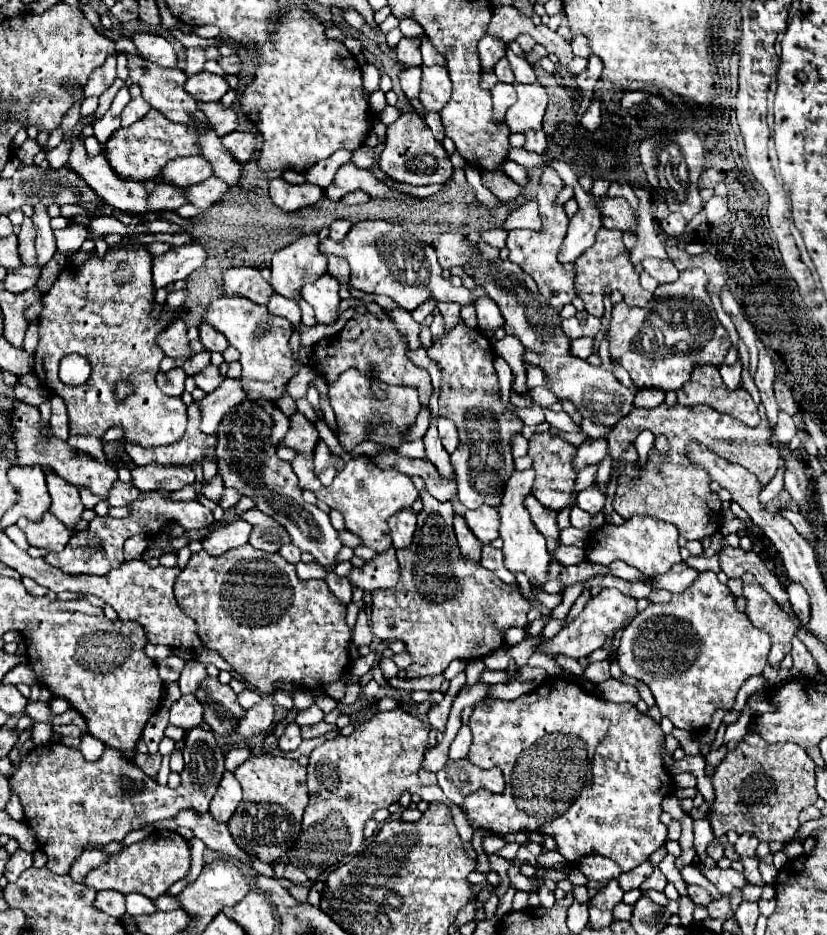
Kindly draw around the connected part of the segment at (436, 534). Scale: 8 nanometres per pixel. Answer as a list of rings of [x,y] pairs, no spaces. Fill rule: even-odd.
[[[421,490],[421,500],[423,500],[423,510],[417,514],[417,530],[415,530],[415,538],[413,538],[413,544],[407,548],[407,550],[399,550],[397,552],[397,560],[399,560],[399,568],[401,568],[401,578],[399,578],[399,584],[391,590],[375,590],[373,592],[373,610],[371,610],[371,626],[373,626],[373,634],[377,638],[397,638],[401,640],[405,646],[407,646],[407,652],[411,654],[411,660],[413,664],[407,668],[407,678],[421,678],[421,676],[431,676],[431,674],[441,674],[449,662],[453,662],[455,658],[459,660],[473,660],[473,658],[479,658],[479,656],[487,656],[491,652],[495,652],[501,644],[503,644],[503,636],[501,636],[501,630],[509,628],[509,626],[525,626],[527,624],[527,612],[531,608],[531,604],[521,596],[521,592],[515,588],[515,586],[509,586],[505,582],[501,582],[493,572],[487,570],[487,574],[481,574],[483,566],[473,566],[469,562],[465,562],[461,558],[461,552],[459,552],[459,546],[457,546],[457,540],[455,540],[455,532],[453,532],[453,506],[451,502],[439,502],[437,498],[433,498],[427,490]]]

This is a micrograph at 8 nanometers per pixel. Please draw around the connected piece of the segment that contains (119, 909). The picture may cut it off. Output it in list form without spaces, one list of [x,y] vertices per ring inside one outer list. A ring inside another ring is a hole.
[[[103,890],[103,892],[97,892],[95,906],[99,910],[103,910],[105,914],[111,914],[113,918],[123,918],[127,912],[123,906],[123,898],[125,898],[125,894],[119,894],[113,890]]]

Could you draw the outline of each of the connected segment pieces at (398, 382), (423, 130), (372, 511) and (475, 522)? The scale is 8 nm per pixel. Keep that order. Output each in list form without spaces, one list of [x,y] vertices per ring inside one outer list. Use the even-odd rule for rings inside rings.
[[[371,312],[365,314],[357,314],[351,320],[347,320],[347,324],[343,326],[343,330],[333,336],[333,338],[321,338],[311,352],[311,368],[321,374],[325,378],[327,384],[331,384],[335,378],[339,378],[341,372],[355,368],[361,374],[367,374],[371,378],[371,394],[375,394],[375,398],[383,398],[383,388],[379,384],[389,384],[389,386],[415,386],[415,390],[419,392],[419,402],[421,408],[429,408],[429,400],[433,394],[433,386],[431,386],[431,378],[429,372],[425,368],[415,366],[409,358],[409,346],[405,342],[405,336],[401,336],[397,330],[387,328],[383,322],[391,322],[391,316],[387,312],[383,312],[383,318],[377,318]],[[379,338],[387,338],[385,342],[379,342]]]
[[[405,112],[391,126],[387,126],[385,150],[379,158],[379,166],[389,178],[395,178],[395,182],[405,182],[413,186],[443,184],[449,182],[453,176],[453,164],[449,160],[449,154],[433,138],[433,132],[425,124],[423,116],[419,116],[417,112]]]
[[[297,456],[291,462],[291,466],[293,466],[295,474],[299,476],[301,490],[311,490],[317,496],[317,500],[323,500],[331,510],[339,510],[345,518],[347,530],[361,536],[365,546],[373,548],[375,552],[383,552],[383,550],[389,550],[393,546],[387,520],[393,514],[397,514],[399,510],[409,508],[419,498],[419,492],[417,492],[417,488],[413,486],[413,482],[407,474],[403,474],[395,468],[387,468],[387,470],[379,468],[375,464],[375,460],[369,458],[369,456],[351,458],[343,466],[343,470],[335,476],[333,484],[329,484],[329,486],[323,486],[319,482],[315,472],[307,464],[303,464],[301,456]]]
[[[493,506],[465,510],[465,522],[483,544],[489,544],[491,540],[499,538],[499,514]]]

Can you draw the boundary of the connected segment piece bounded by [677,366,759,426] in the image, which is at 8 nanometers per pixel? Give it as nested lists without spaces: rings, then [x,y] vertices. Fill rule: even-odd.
[[[697,366],[691,372],[689,382],[677,390],[677,402],[683,406],[695,406],[697,402],[709,404],[711,408],[715,408],[717,412],[725,412],[737,420],[743,420],[747,426],[751,424],[759,424],[759,414],[757,414],[757,406],[751,400],[751,396],[741,388],[741,390],[727,390],[727,386],[723,386],[721,374],[717,366]]]

